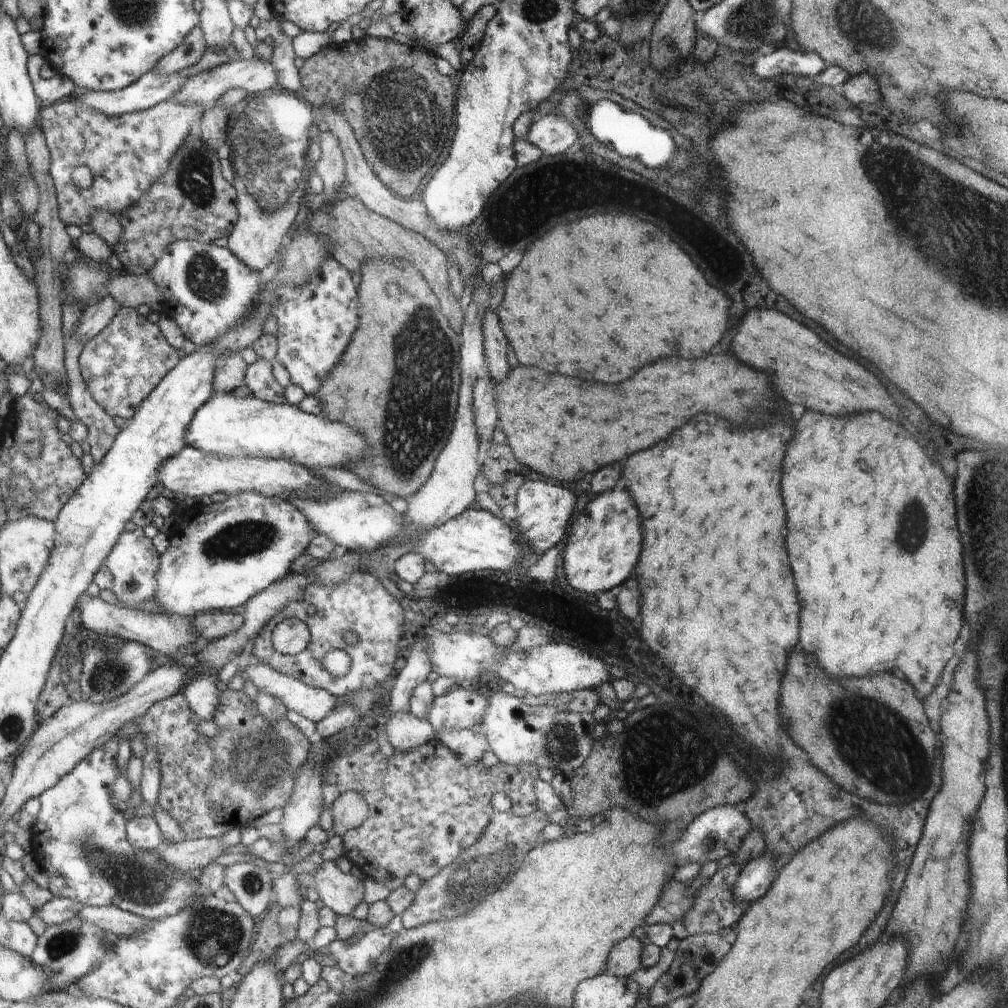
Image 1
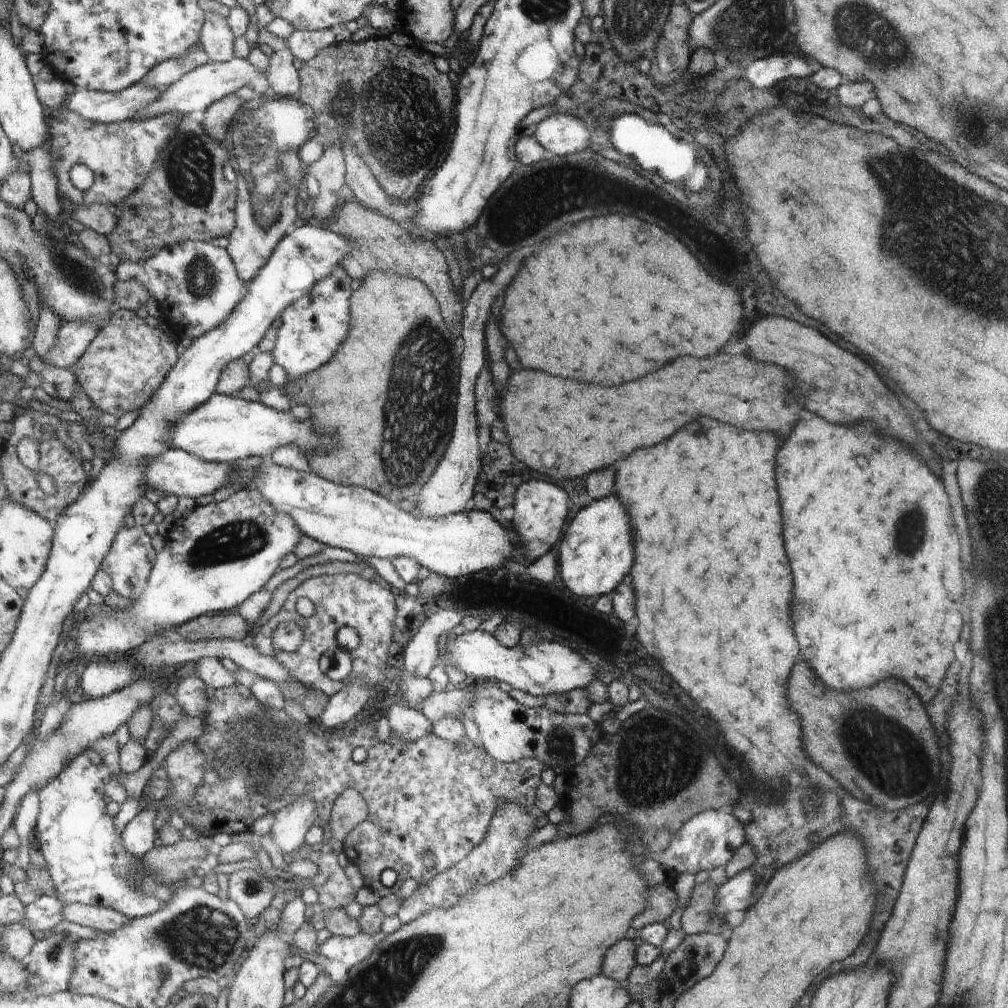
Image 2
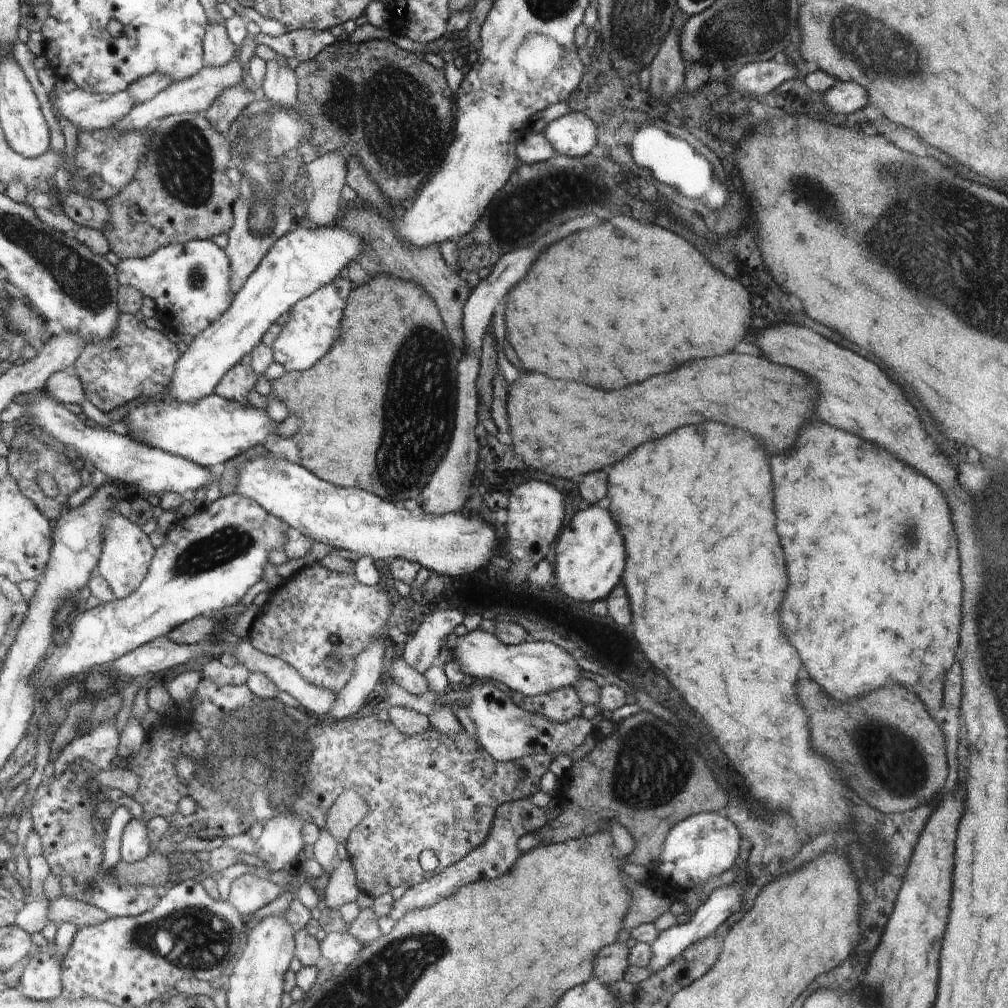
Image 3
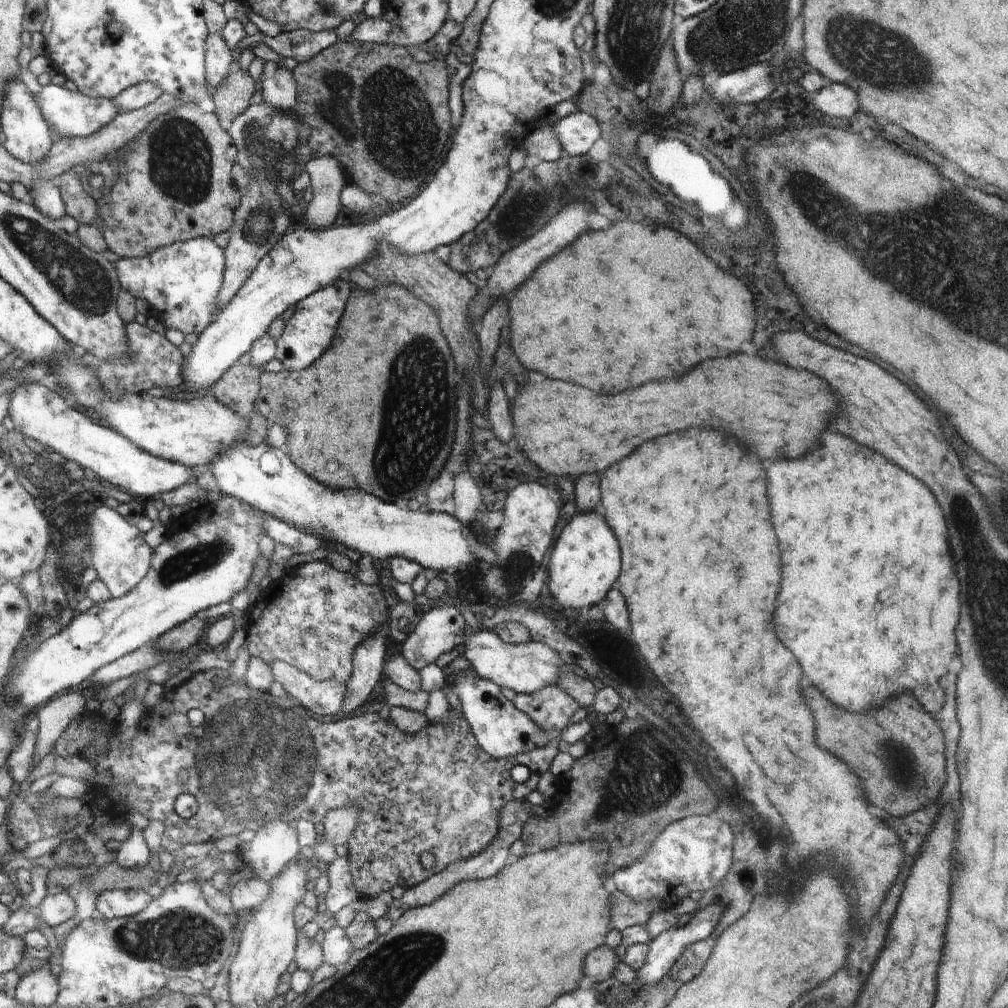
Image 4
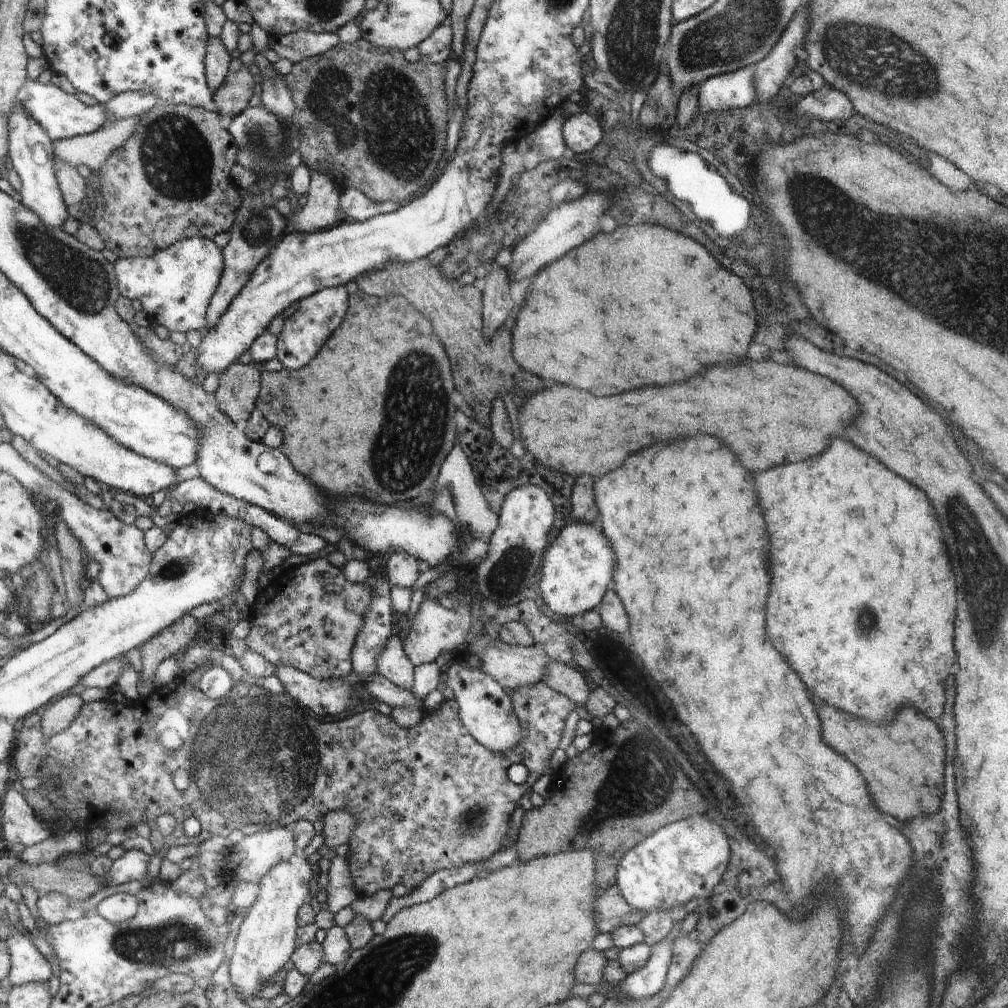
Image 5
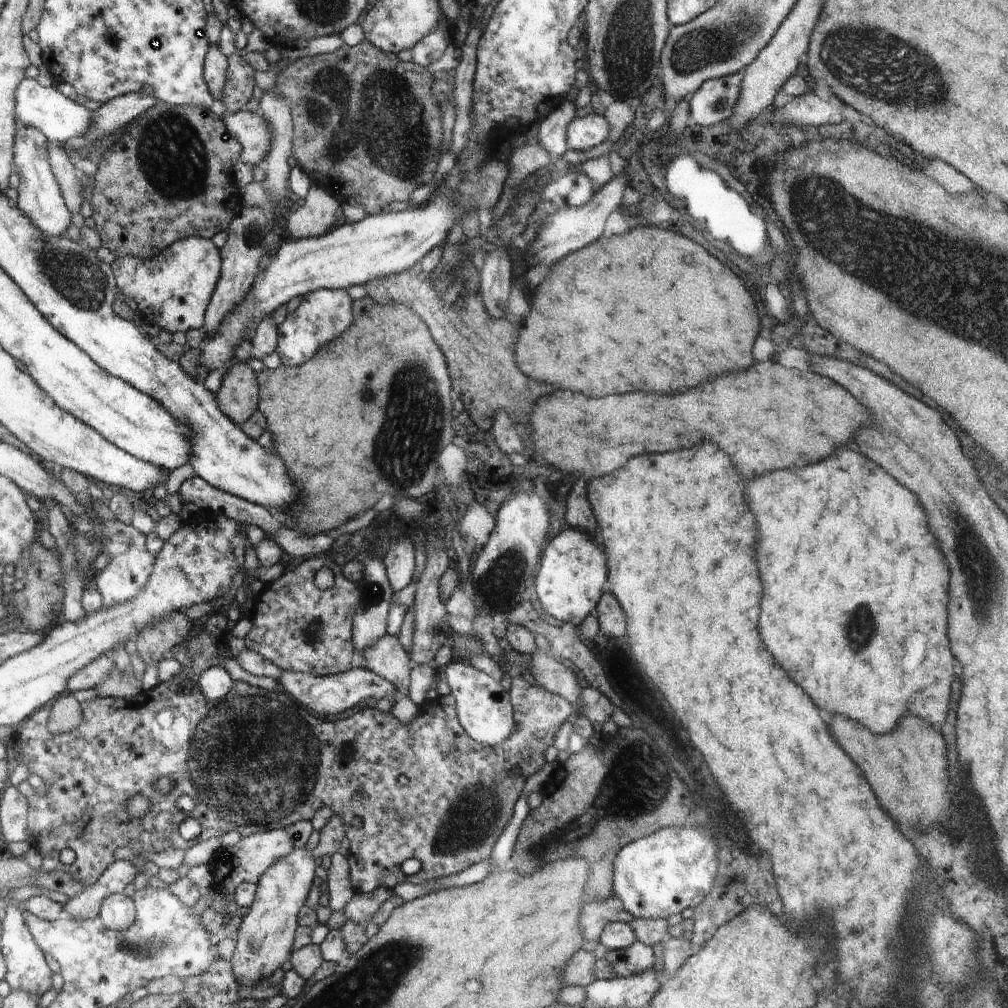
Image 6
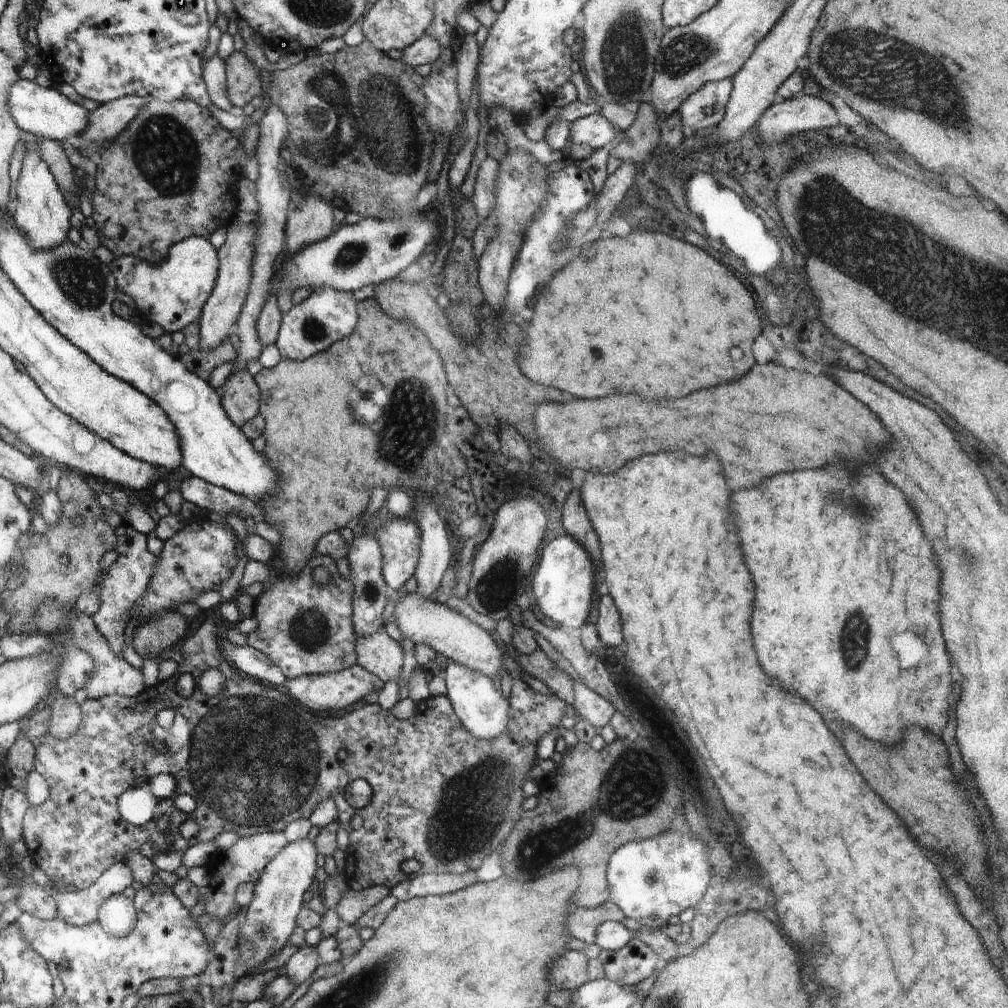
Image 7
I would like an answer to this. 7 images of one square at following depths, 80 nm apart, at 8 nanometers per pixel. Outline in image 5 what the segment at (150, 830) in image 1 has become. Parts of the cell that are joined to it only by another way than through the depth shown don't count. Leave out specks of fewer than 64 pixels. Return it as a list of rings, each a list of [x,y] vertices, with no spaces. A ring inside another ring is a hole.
[[[140,849],[126,850],[124,855],[109,866],[109,871],[106,872],[108,884],[105,887],[117,886],[131,880],[140,881],[144,879],[148,870],[149,858],[150,856]]]

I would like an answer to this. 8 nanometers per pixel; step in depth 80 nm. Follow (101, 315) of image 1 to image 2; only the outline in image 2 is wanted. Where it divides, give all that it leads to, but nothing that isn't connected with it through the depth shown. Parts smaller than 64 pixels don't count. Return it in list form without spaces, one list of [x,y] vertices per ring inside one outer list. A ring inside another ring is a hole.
[[[63,321],[57,338],[57,345],[42,359],[49,365],[61,369],[70,369],[73,364],[84,354],[84,350],[96,335],[99,328],[91,322]]]

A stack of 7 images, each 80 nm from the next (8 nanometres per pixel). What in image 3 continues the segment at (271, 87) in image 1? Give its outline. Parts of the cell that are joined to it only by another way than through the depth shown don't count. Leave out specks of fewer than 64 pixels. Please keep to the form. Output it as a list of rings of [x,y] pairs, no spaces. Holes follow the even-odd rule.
[[[238,54],[228,64],[221,67],[212,65],[203,66],[196,75],[172,83],[168,88],[161,90],[152,99],[136,105],[122,120],[119,120],[113,129],[129,131],[132,129],[146,129],[150,122],[160,120],[168,115],[178,113],[205,113],[225,89],[240,83],[244,78],[244,69],[239,61]]]

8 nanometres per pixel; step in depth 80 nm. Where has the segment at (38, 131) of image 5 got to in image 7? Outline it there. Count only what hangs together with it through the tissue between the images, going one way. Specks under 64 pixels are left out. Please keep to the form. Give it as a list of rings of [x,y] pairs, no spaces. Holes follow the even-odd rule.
[[[26,132],[21,140],[24,142],[26,150],[24,150],[24,157],[20,158],[22,166],[17,182],[18,204],[16,204],[14,212],[14,222],[33,241],[34,248],[50,250],[50,248],[62,245],[64,238],[68,238],[68,230],[72,223],[70,216],[73,216],[73,211],[68,208],[69,205],[65,202],[65,196],[61,192],[52,170],[46,165],[45,160],[42,160],[40,142],[43,139]]]

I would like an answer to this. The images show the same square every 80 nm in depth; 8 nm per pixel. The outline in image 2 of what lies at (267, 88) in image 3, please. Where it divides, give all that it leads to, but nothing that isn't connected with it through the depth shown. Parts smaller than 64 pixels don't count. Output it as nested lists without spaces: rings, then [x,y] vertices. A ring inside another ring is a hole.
[[[263,27],[258,31],[257,45],[261,44],[268,44],[273,50],[266,72],[271,86],[269,94],[275,98],[297,98],[301,80],[299,72],[292,63],[294,55],[287,47],[286,41]]]

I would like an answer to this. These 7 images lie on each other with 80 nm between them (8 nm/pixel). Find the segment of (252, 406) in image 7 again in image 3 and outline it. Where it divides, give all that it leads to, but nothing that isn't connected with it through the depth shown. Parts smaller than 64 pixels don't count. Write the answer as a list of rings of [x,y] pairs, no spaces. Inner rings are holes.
[[[238,363],[217,384],[216,394],[243,405],[248,404],[249,392],[254,390],[259,378],[256,373],[250,365]]]

